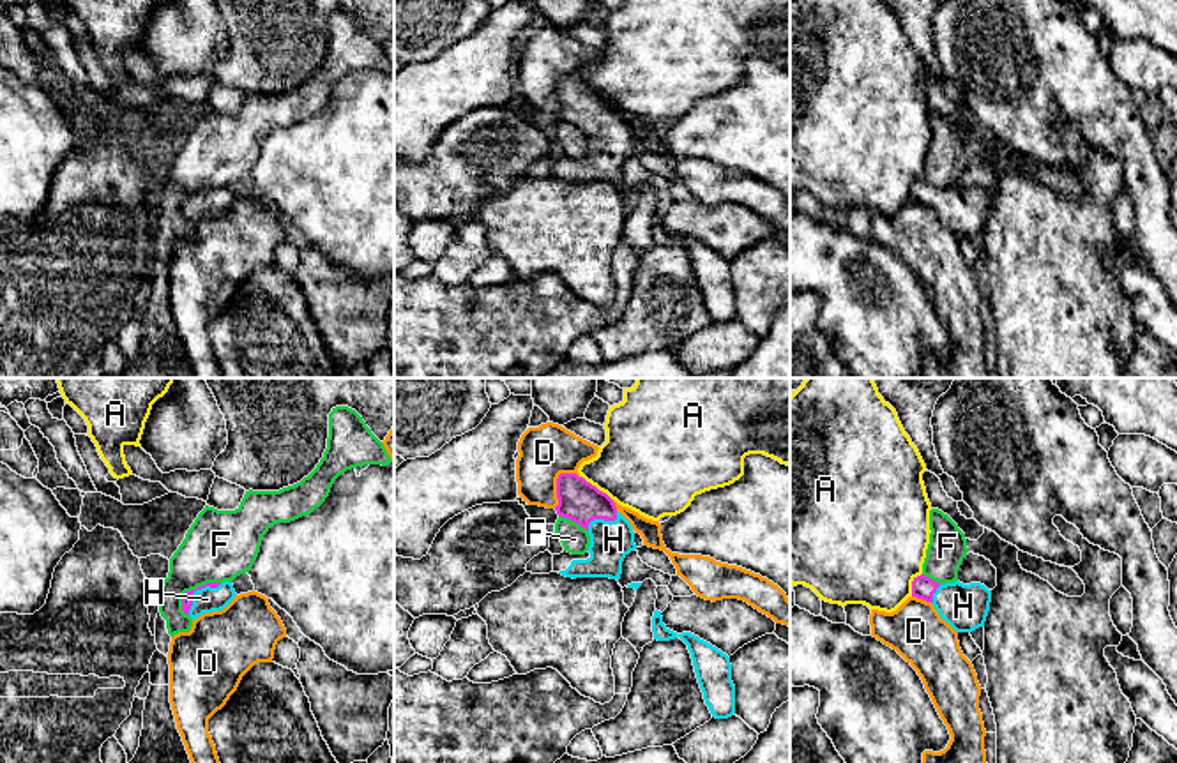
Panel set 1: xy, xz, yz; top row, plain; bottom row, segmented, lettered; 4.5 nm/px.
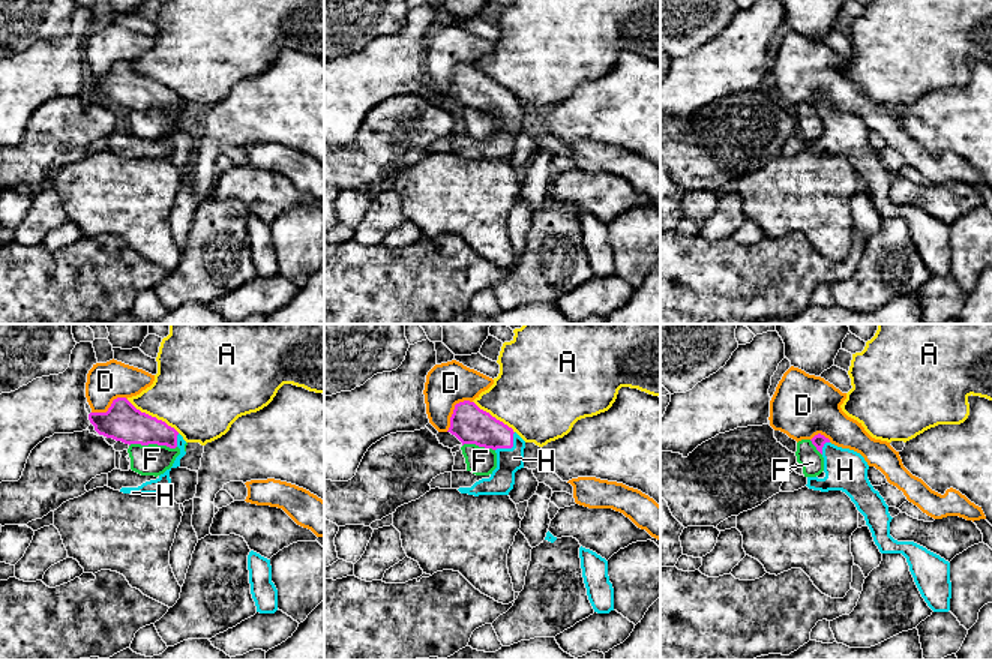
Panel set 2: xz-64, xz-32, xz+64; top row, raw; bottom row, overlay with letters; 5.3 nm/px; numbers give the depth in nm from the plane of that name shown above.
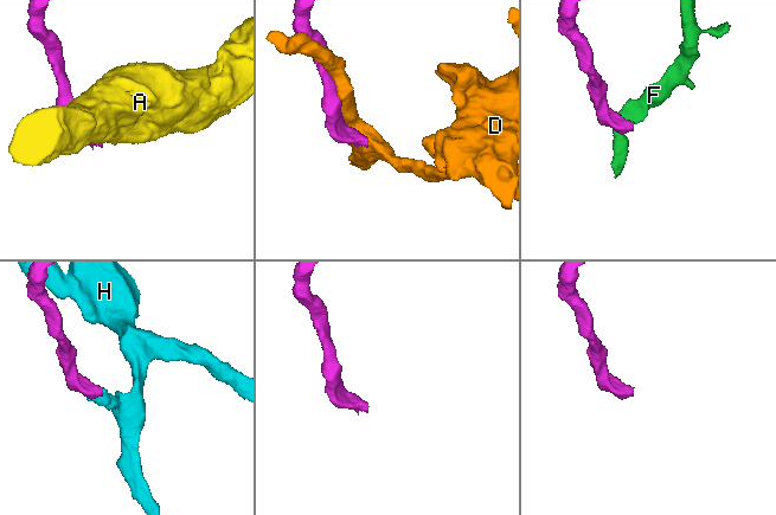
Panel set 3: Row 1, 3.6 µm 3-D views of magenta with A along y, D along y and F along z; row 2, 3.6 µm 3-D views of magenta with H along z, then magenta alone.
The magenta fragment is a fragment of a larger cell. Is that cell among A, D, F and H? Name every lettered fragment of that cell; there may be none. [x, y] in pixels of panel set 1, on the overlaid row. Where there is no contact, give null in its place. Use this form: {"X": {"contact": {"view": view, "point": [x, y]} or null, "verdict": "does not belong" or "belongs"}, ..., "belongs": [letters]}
{"A": {"contact": {"view": "xz", "point": [594, 486]}, "verdict": "does not belong"}, "D": {"contact": {"view": "xz", "point": [557, 484]}, "verdict": "does not belong"}, "F": {"contact": {"view": "xy", "point": [193, 590]}, "verdict": "does not belong"}, "H": {"contact": {"view": "xy", "point": [197, 589]}, "verdict": "belongs"}, "belongs": ["H"]}

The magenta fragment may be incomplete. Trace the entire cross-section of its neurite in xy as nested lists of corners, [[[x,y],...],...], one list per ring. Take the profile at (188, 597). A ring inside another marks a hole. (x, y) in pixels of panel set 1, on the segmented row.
[[[230,581],[207,583],[203,586],[198,586],[196,590],[184,593],[182,611],[196,620],[203,613],[224,609],[235,599],[235,595],[237,593]]]

